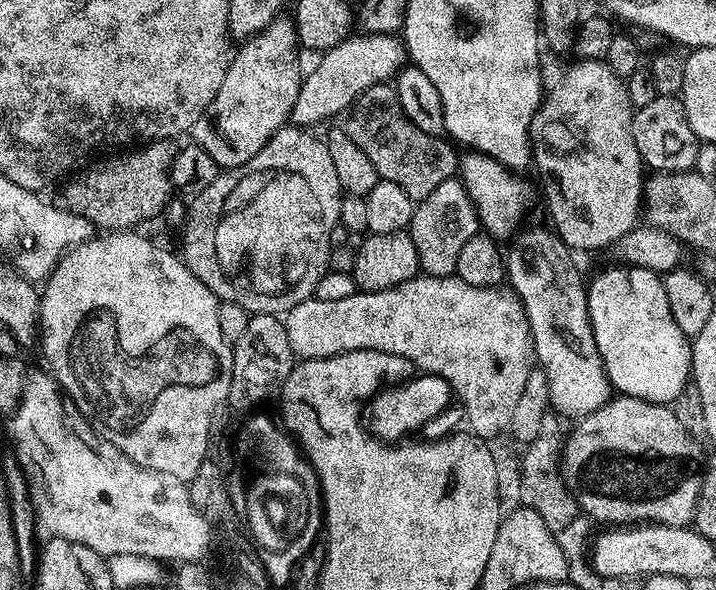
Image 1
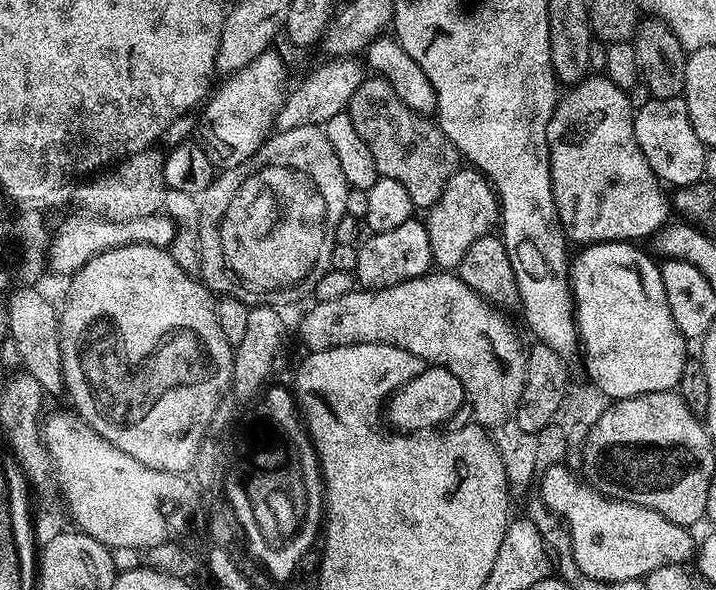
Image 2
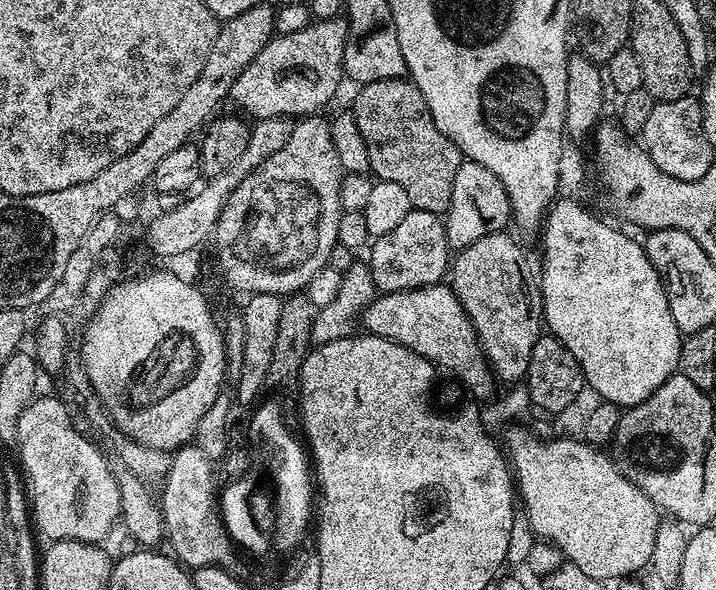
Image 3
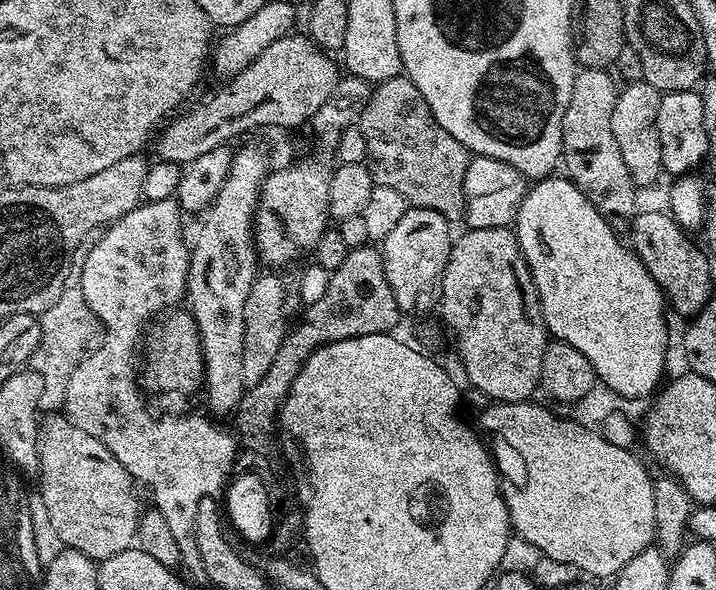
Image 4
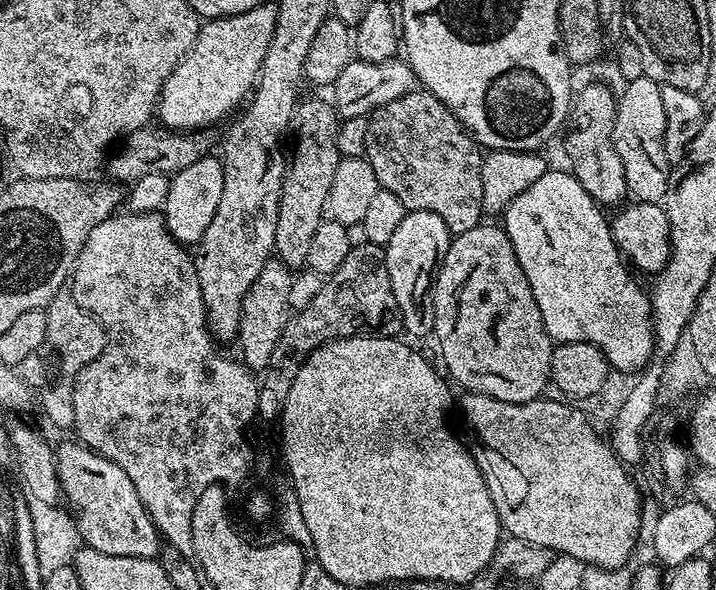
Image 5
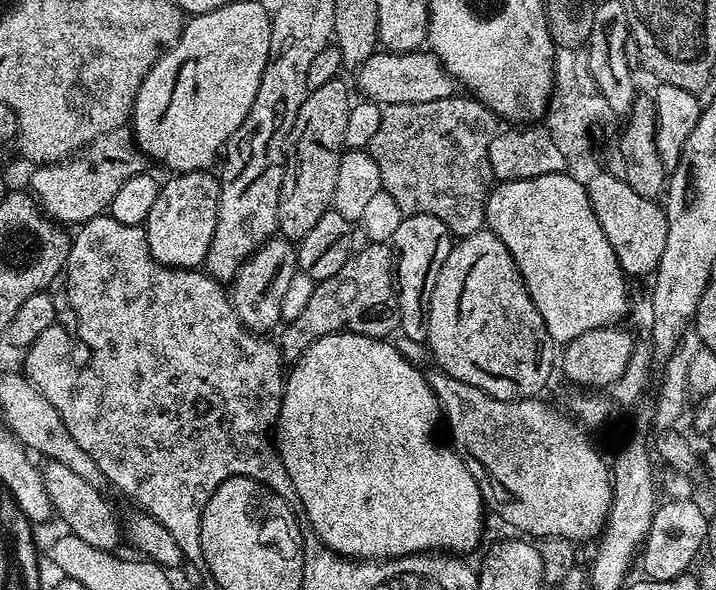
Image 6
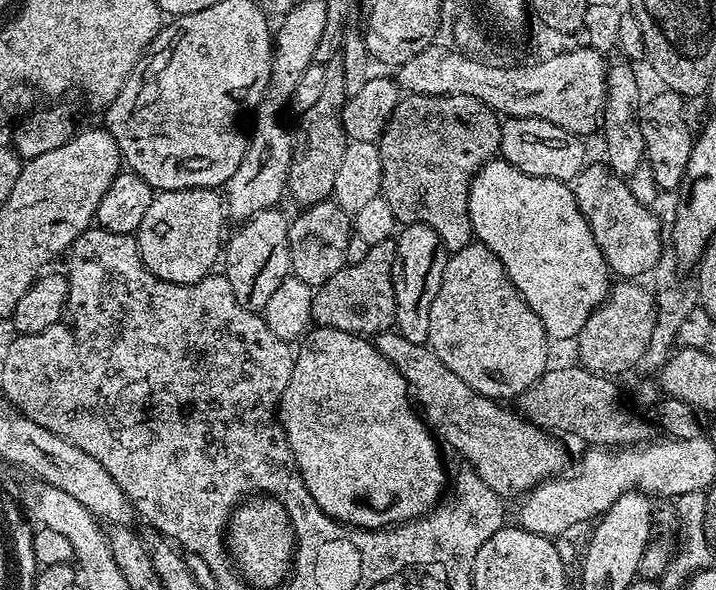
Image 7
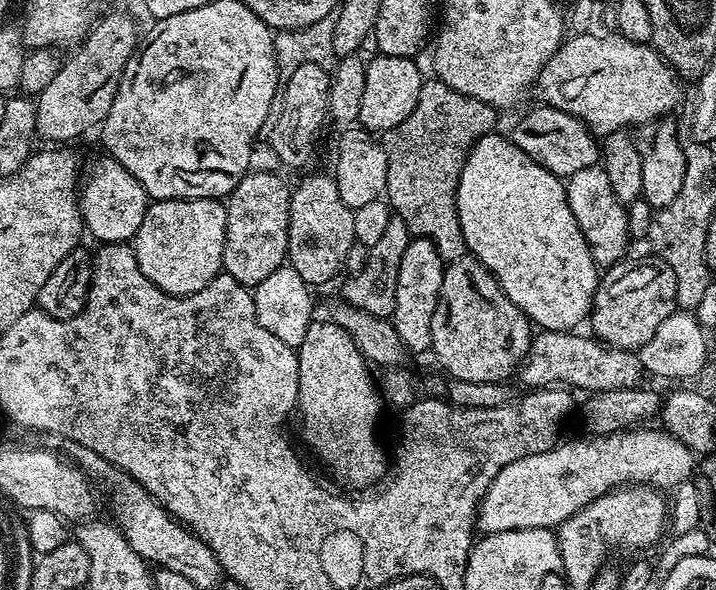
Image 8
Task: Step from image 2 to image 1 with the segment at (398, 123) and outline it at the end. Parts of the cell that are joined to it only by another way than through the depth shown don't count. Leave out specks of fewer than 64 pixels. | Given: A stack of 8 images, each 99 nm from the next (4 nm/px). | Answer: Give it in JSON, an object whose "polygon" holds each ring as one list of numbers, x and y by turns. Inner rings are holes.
{"polygon":[[391,83,375,84,367,88,352,103,346,113,346,119,348,121,343,121,342,124,344,131,348,132,350,138,354,138,357,146,369,156,370,163,373,164,374,170,378,170,380,179,402,186,402,190,406,190,406,194,410,194,414,202,425,200,440,183,457,175,458,152,455,152,457,149,443,135,431,136,426,134,426,130,418,130,418,126,414,126,414,122,410,122,410,118,404,113,404,107,400,104,396,89]]}

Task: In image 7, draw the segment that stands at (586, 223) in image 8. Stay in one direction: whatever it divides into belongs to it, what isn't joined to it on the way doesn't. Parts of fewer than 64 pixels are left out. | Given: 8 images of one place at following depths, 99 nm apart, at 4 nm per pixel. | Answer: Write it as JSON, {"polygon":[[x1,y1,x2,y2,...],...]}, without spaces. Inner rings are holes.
{"polygon":[[585,163,584,169,570,181,578,210,582,210,590,226,590,234,594,234,598,250,602,250,609,273,616,278,640,278,643,272,648,274,653,271,661,252,666,248,665,237,664,240,660,237,661,220,652,213,649,205,634,198,625,177,612,171,607,163,599,163]]}

